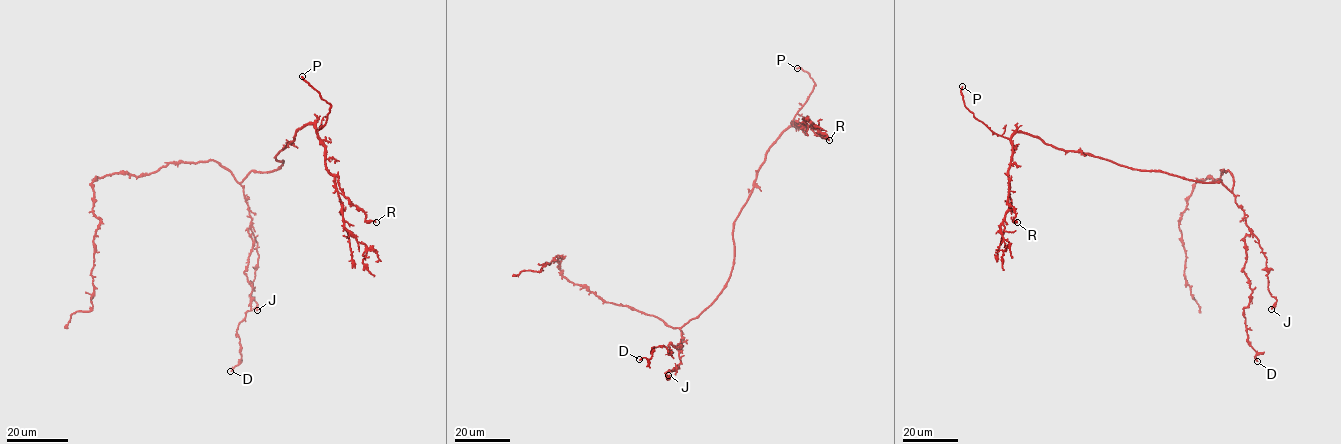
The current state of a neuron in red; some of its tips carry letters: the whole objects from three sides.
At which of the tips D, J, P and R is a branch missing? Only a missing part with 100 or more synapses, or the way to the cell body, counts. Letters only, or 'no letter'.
P

